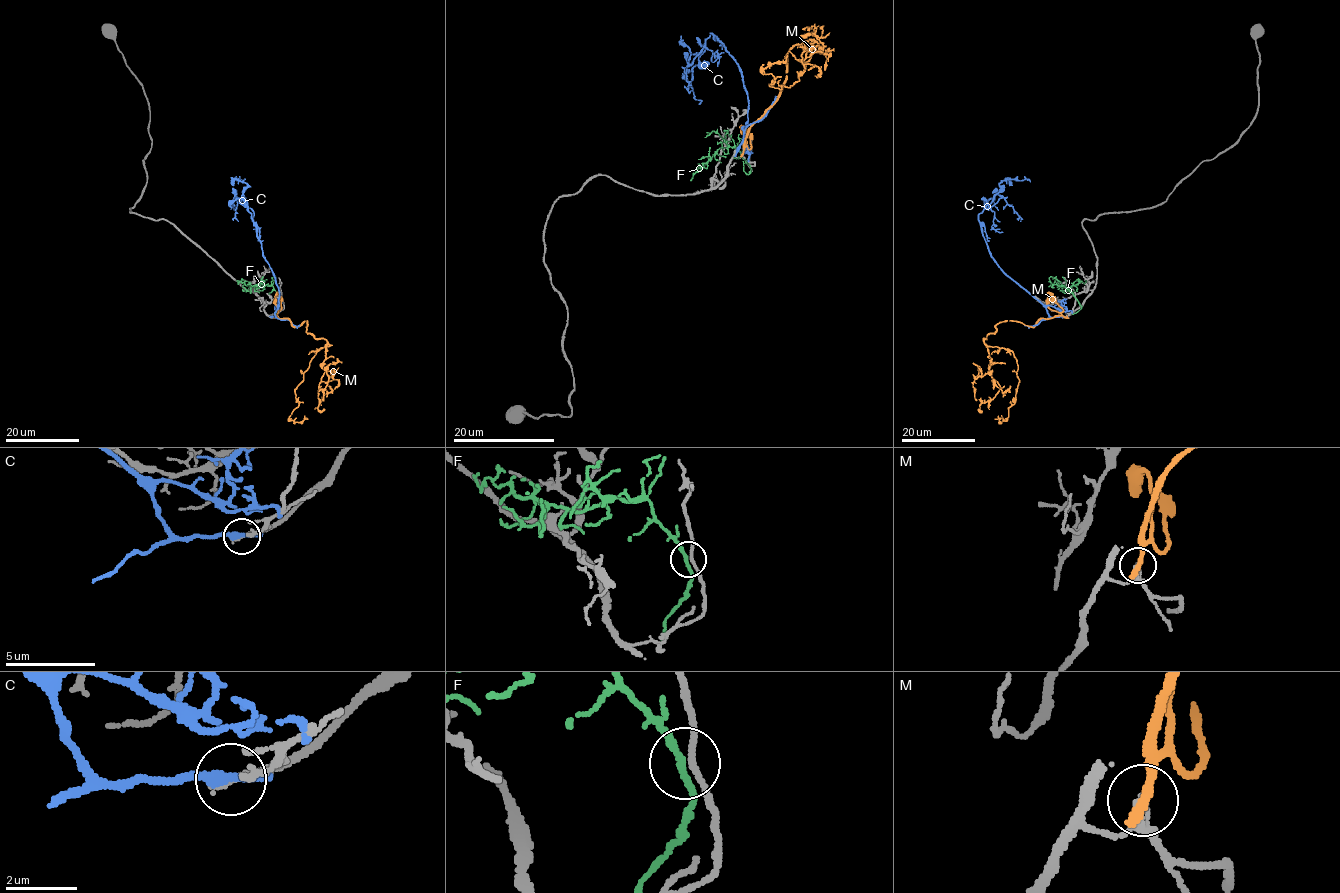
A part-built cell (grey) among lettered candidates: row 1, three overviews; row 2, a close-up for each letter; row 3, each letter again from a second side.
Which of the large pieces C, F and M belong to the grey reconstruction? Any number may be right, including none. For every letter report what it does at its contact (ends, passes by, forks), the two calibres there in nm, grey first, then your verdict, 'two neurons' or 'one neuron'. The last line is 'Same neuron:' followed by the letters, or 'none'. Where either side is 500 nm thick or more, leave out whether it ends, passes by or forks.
C: it ends | 320/440 nm | two neurons
F: it passes by | 160/170 nm | two neurons
M: it ends | 150/400 nm | two neurons
Same neuron: none

